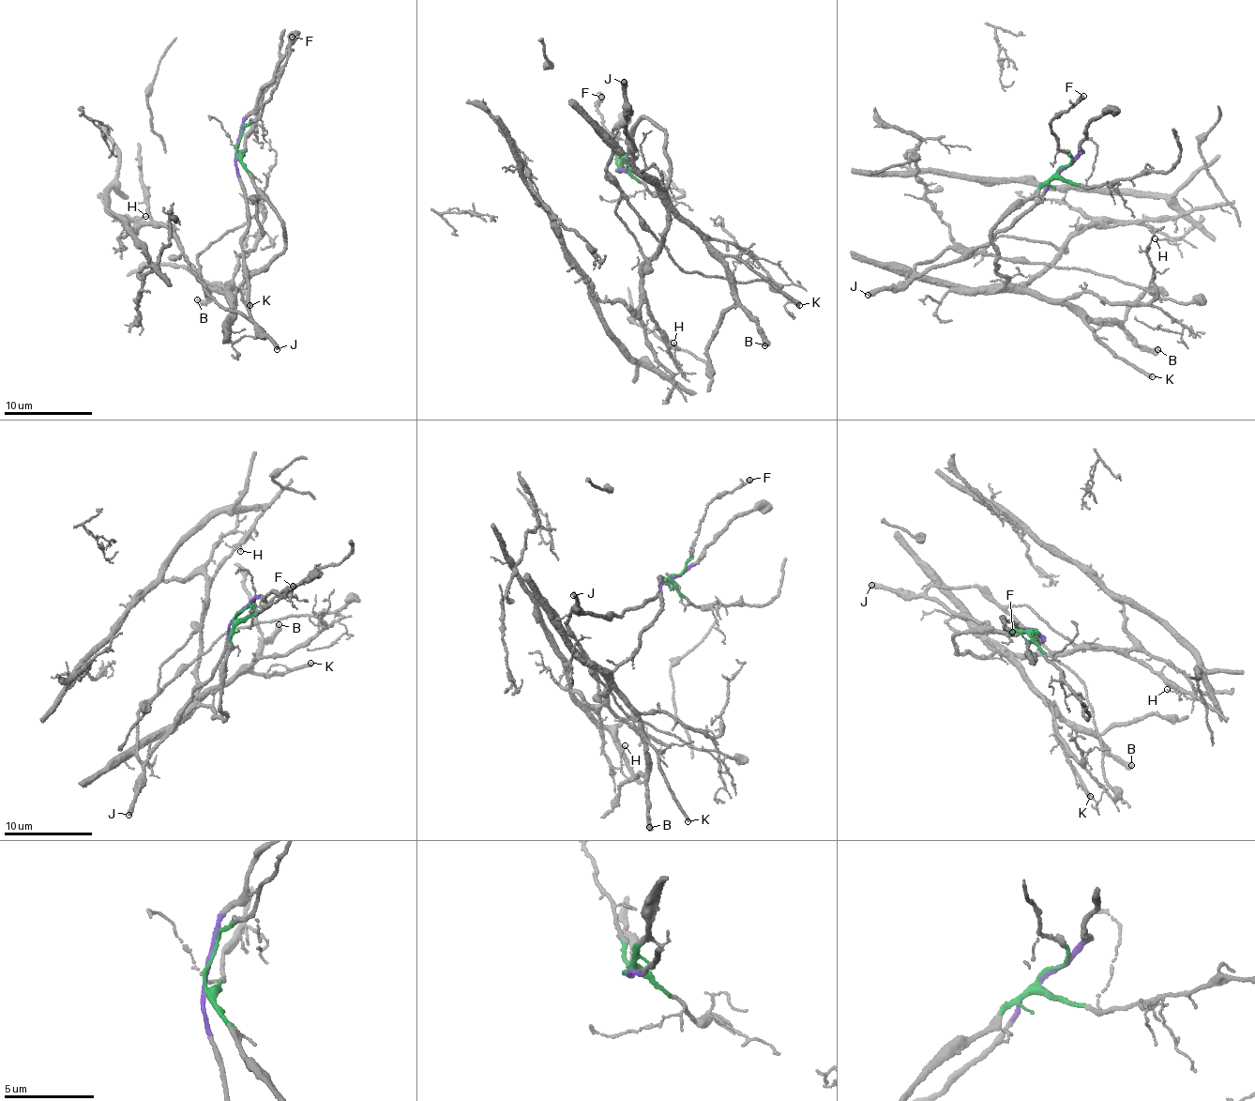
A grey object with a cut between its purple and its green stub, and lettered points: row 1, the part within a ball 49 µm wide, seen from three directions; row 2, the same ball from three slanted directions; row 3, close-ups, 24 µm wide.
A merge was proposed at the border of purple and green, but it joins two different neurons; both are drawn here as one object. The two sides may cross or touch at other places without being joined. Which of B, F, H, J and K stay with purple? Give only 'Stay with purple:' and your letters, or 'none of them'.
Stay with purple: J

